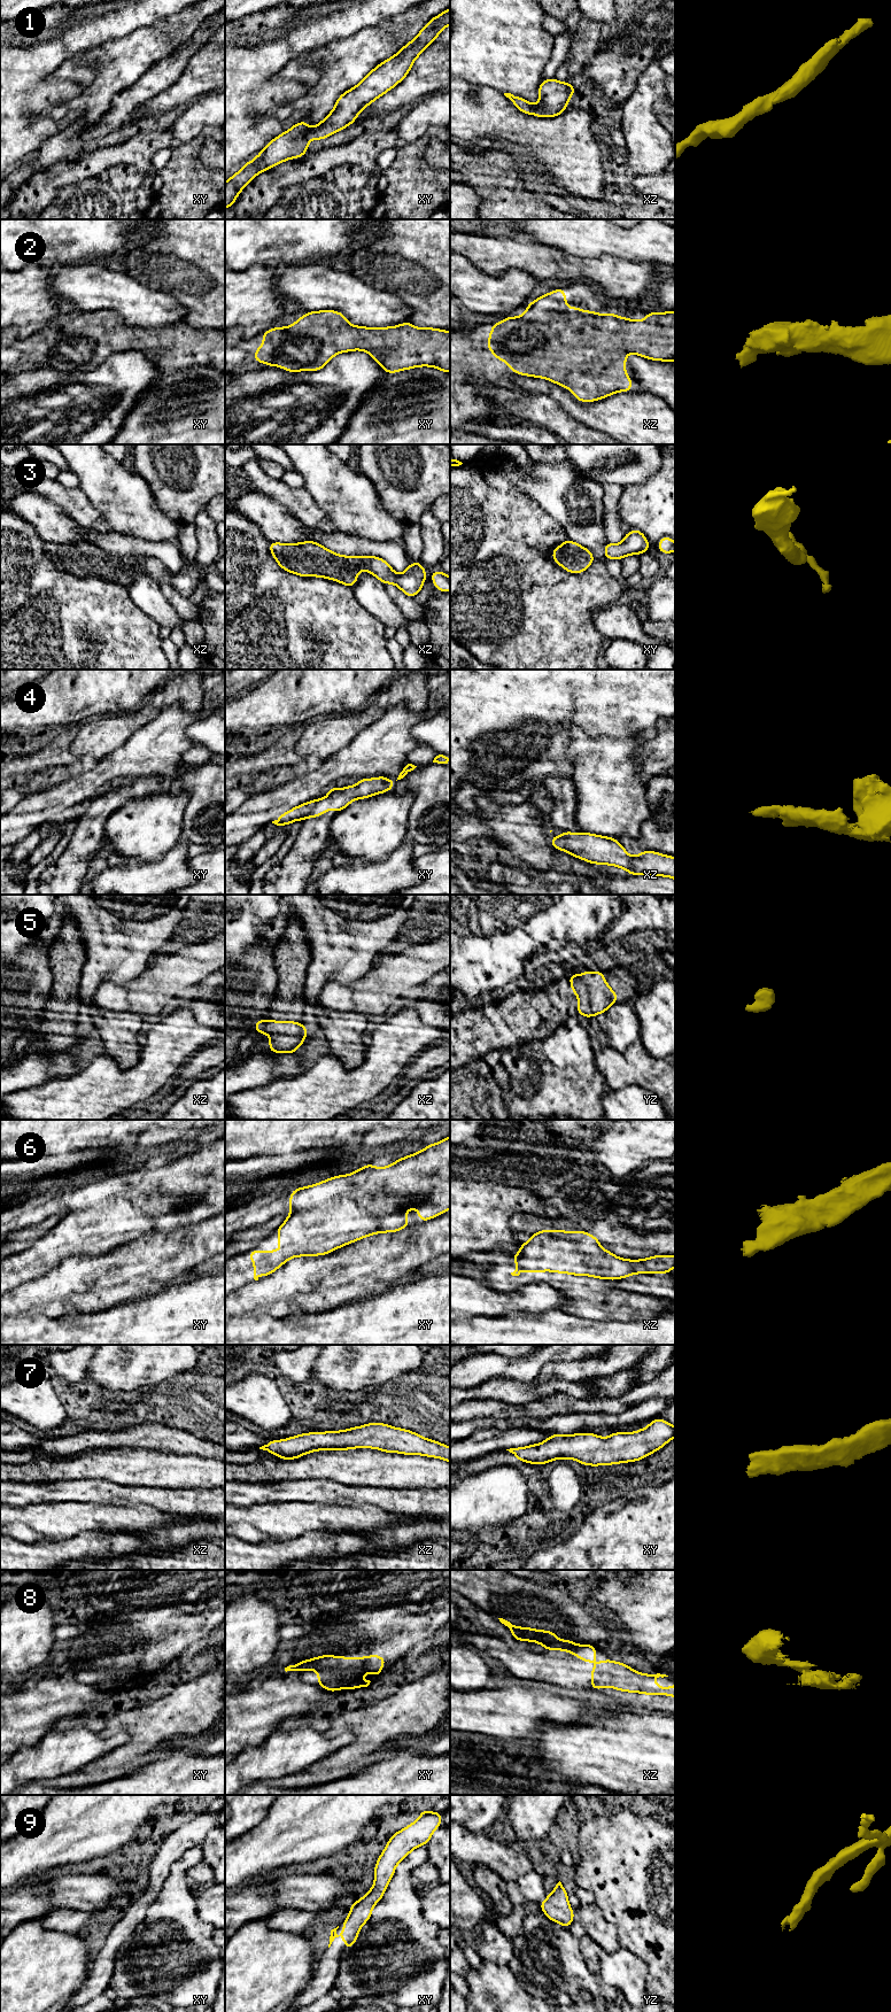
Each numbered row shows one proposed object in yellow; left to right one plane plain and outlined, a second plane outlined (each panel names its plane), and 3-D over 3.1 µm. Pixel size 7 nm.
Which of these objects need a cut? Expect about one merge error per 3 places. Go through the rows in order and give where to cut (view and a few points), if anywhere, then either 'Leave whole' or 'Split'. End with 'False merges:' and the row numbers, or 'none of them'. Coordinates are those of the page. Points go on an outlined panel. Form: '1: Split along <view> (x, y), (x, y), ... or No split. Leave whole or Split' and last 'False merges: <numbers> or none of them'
1: No split. Leave whole
2: No split. Leave whole
3: No split. Leave whole
4: No split. Leave whole
5: No split. Leave whole
6: No split. Leave whole
7: No split. Leave whole
8: Split along xz (578, 1646), (564, 1650). Split
9: No split. Leave whole
False merges: 8

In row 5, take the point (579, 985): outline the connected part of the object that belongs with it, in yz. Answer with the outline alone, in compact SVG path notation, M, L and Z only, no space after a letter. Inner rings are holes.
M586 970L582 975L570 973L570 983L573 993L579 999L578 1014L588 1019L605 1013L611 1005L619 1000L601 970L596 973Z

